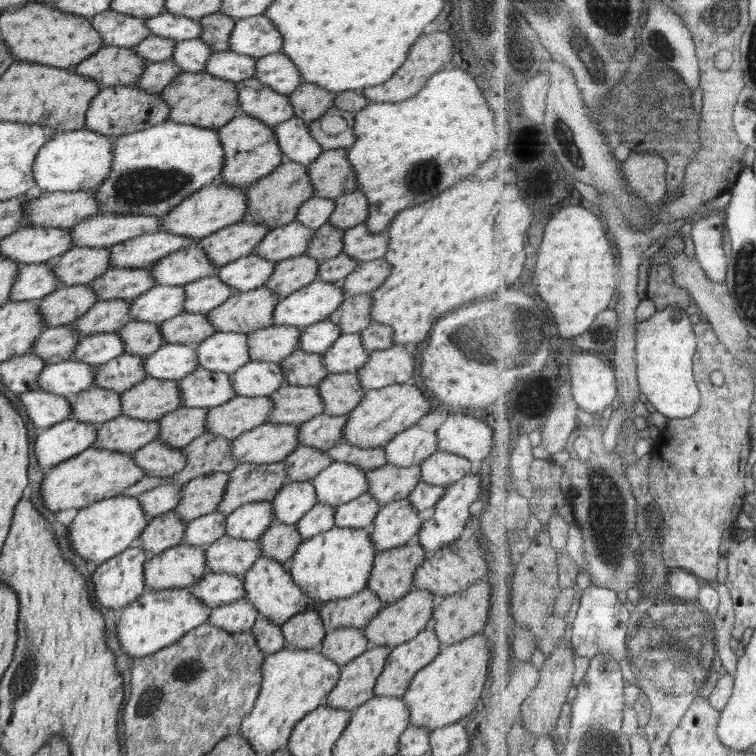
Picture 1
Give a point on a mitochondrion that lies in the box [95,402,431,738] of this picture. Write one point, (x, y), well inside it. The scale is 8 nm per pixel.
(188, 668)

